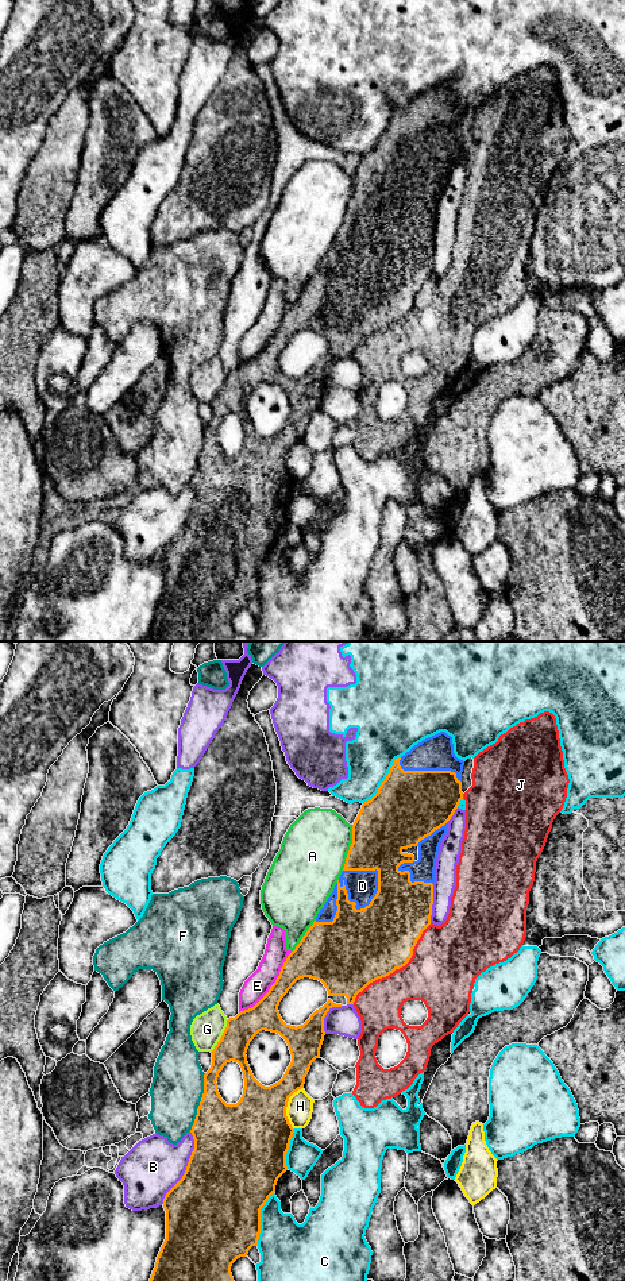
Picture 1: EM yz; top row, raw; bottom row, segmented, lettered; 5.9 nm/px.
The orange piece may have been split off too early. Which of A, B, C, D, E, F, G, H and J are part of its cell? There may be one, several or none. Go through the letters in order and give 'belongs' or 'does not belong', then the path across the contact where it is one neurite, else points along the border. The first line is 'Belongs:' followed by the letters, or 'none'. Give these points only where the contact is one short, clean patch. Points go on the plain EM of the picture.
Belongs: D
A: does not belong
B: does not belong
C: does not belong
D: belongs
E: does not belong
F: does not belong
G: does not belong | along yz (228, 371), (220, 392), (211, 404)
H: does not belong
J: does not belong

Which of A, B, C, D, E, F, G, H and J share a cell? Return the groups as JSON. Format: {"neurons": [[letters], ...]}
{"neurons": [["A"], ["B", "C"], ["D"], ["E"], ["F"], ["G"], ["H"], ["J"]]}

